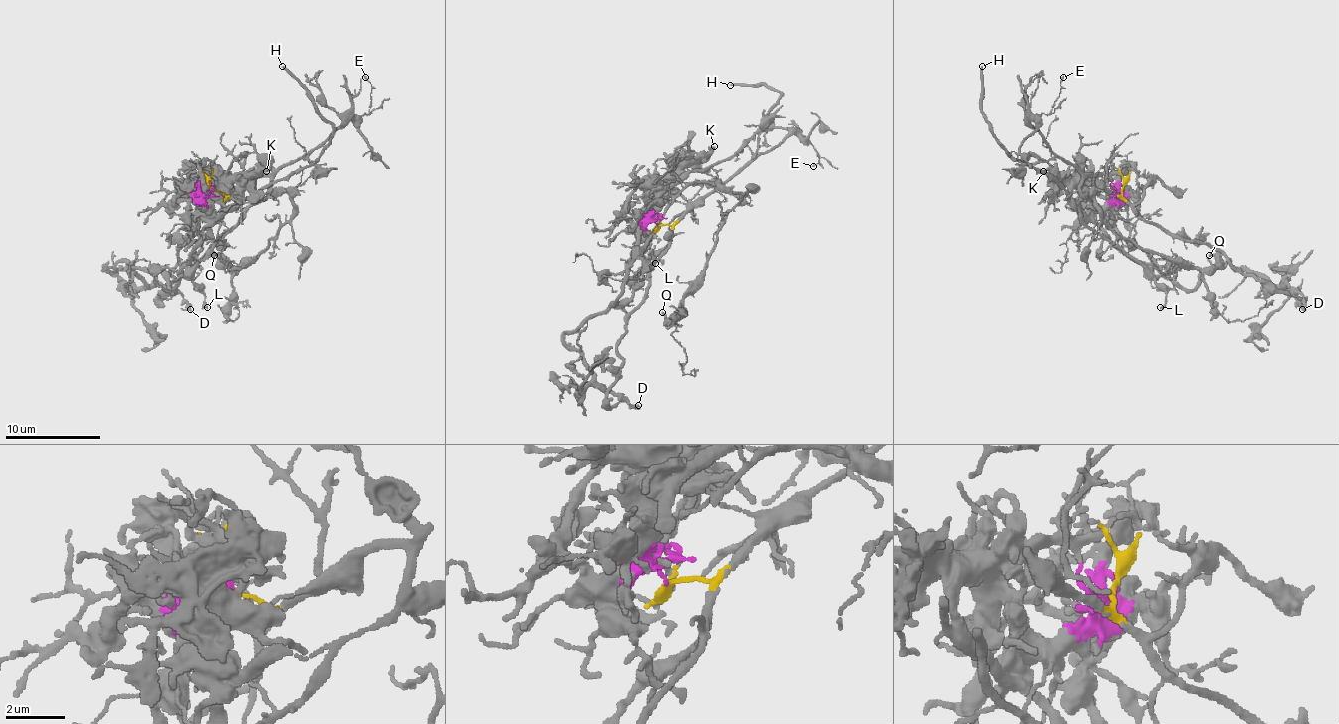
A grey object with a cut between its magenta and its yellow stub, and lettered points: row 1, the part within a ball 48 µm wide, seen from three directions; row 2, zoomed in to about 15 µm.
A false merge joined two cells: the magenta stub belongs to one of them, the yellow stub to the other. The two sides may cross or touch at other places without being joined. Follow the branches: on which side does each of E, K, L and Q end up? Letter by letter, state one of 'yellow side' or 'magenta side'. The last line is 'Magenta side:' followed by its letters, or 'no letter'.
E: yellow side
K: magenta side
L: yellow side
Q: yellow side
Magenta side: K

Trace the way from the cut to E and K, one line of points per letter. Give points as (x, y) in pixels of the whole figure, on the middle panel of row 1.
E: (658, 226), (682, 219), (708, 195), (722, 188), (794, 133), (817, 152), (820, 164), (813, 166)
K: (658, 226), (655, 214), (660, 209), (665, 185), (674, 176), (698, 164), (715, 147)

